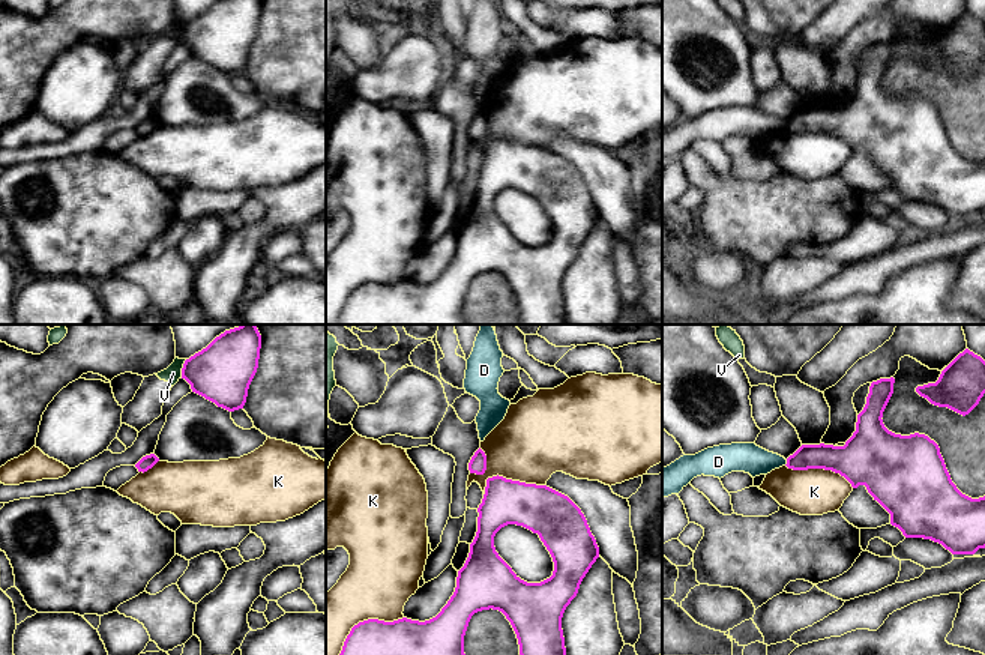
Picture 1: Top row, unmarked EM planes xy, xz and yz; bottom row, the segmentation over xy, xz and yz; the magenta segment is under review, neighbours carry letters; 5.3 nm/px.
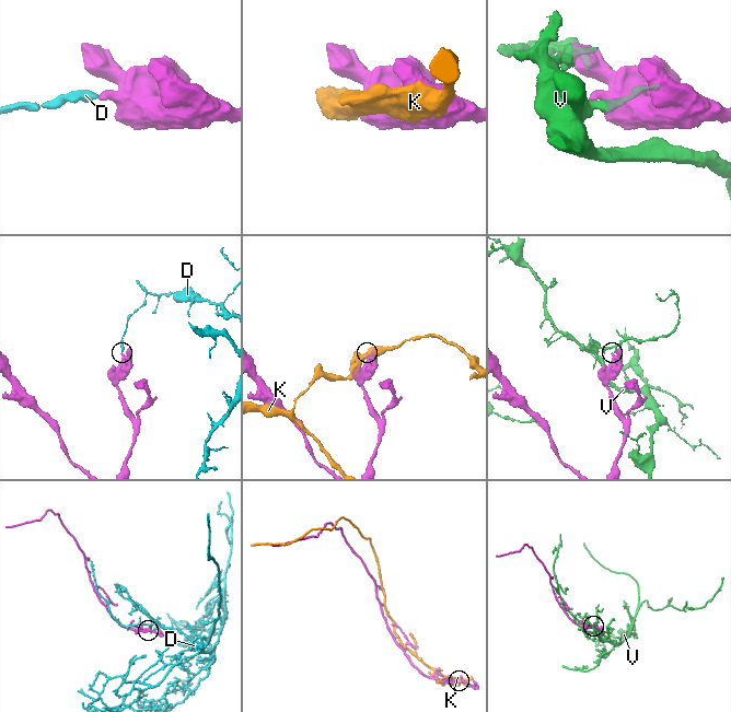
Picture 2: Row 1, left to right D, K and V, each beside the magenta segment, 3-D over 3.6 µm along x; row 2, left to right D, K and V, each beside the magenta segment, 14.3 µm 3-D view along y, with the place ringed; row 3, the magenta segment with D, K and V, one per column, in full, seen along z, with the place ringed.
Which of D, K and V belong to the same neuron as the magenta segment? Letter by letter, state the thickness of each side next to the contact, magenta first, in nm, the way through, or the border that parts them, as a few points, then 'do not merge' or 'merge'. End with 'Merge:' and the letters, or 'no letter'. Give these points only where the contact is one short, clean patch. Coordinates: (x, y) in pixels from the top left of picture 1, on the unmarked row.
D: calibres 140 and 160 nm; border yz (787, 123), (784, 128); do not merge
K: calibres 420 and 360 nm; do not merge
V: calibres 320 and 90 nm; do not merge
Merge: no letter

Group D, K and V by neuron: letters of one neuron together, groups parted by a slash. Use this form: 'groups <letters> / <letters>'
groups D / K / V

